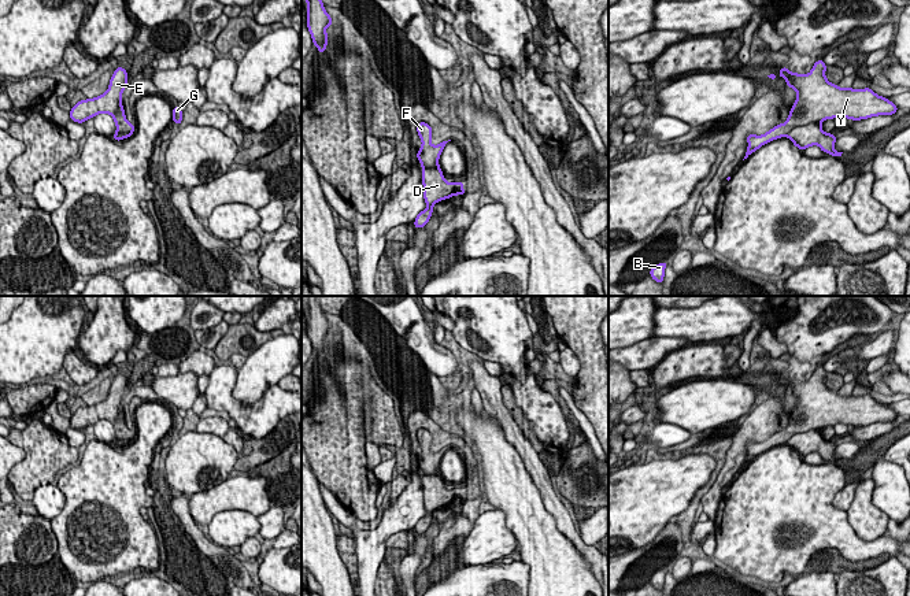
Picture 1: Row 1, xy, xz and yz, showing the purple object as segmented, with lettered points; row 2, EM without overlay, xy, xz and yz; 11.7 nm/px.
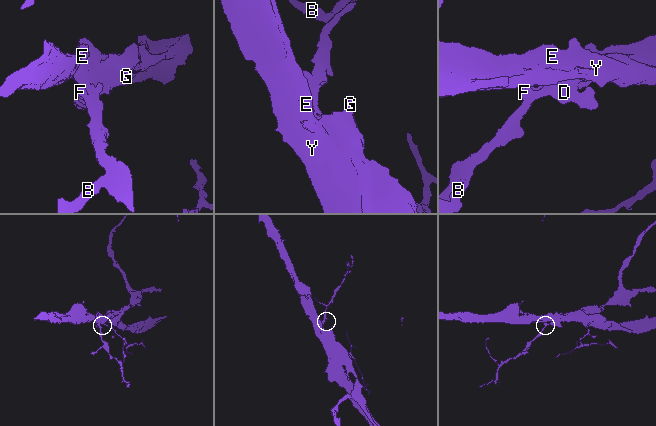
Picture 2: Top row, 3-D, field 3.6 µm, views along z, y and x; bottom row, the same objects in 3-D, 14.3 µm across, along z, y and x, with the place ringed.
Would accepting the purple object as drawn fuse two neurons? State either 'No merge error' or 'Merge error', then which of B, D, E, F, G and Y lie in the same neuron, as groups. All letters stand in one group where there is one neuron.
Merge error. Groups: B E F Y / D G

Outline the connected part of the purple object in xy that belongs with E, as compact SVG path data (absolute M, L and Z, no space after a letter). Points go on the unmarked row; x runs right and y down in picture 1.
M116 374L106 400L77 408L70 418L70 426L78 430L84 430L89 425L95 425L97 421L106 419L114 425L118 440L133 440L136 434L125 423L122 414L122 400L127 392L127 380L123 374Z

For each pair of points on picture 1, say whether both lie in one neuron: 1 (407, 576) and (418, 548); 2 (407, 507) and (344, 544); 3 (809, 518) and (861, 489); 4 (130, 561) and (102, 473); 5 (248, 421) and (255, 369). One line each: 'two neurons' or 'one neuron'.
1: one neuron
2: two neurons
3: two neurons
4: one neuron
5: two neurons

